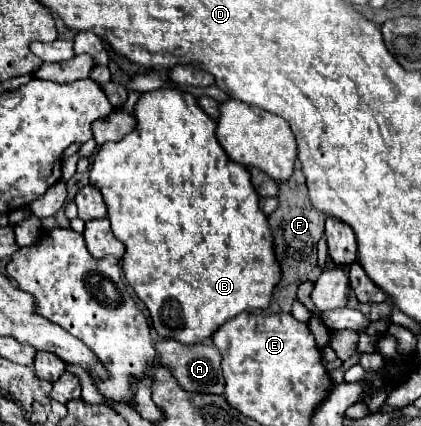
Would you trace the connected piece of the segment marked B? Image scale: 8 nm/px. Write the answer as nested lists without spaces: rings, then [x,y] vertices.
[[[161,88],[161,90],[145,92],[135,106],[135,116],[139,120],[135,132],[127,134],[127,138],[123,138],[119,142],[107,142],[105,148],[101,148],[97,152],[93,168],[89,172],[89,180],[103,194],[103,200],[109,210],[107,218],[111,220],[113,234],[125,244],[123,274],[125,274],[127,282],[133,286],[135,294],[145,302],[147,310],[151,312],[153,328],[157,330],[157,334],[163,338],[179,340],[181,344],[199,344],[199,342],[205,342],[207,338],[211,338],[219,330],[219,326],[223,326],[233,316],[237,316],[241,312],[251,312],[257,308],[269,308],[273,290],[279,284],[279,262],[275,260],[275,250],[271,248],[271,228],[267,224],[267,216],[259,208],[259,194],[255,192],[255,188],[251,184],[249,170],[245,166],[237,164],[235,160],[231,160],[223,152],[221,144],[215,138],[215,122],[197,106],[193,96],[189,96],[181,90],[175,90],[175,88]]]

